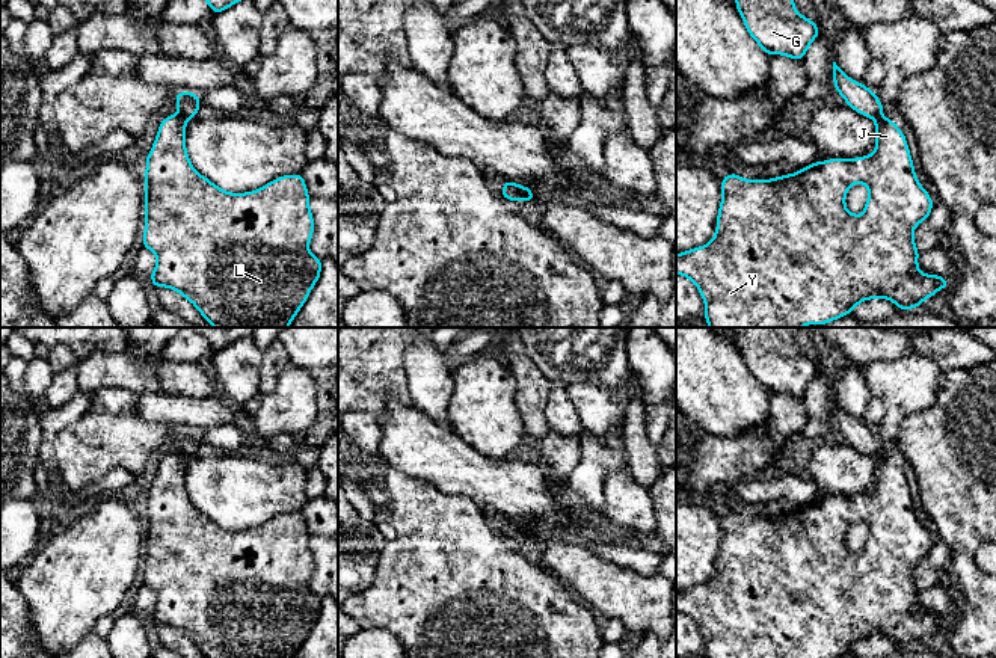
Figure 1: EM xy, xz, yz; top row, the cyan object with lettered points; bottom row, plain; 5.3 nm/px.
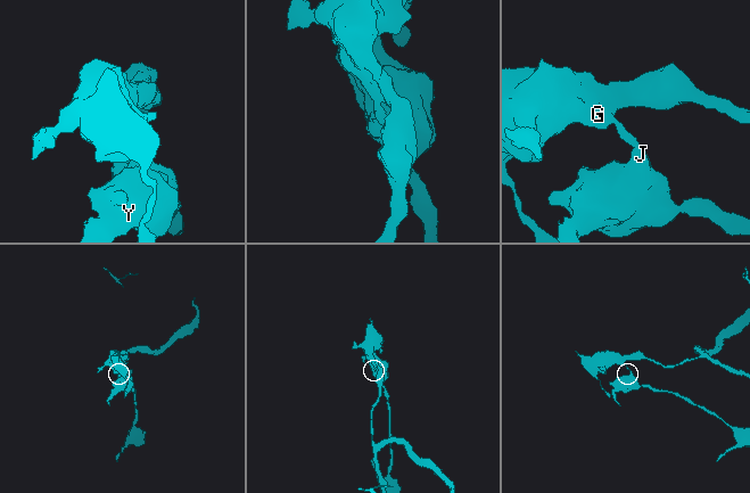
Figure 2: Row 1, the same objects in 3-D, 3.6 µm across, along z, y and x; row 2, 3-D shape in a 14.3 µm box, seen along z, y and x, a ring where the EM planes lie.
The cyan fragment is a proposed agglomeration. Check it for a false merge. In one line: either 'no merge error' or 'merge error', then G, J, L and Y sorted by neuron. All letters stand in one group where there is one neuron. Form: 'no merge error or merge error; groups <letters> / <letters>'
merge error; groups G / J L Y

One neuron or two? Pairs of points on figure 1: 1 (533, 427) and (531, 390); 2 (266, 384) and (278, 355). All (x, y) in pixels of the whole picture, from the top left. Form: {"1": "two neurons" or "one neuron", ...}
{"1": "one neuron", "2": "one neuron"}

